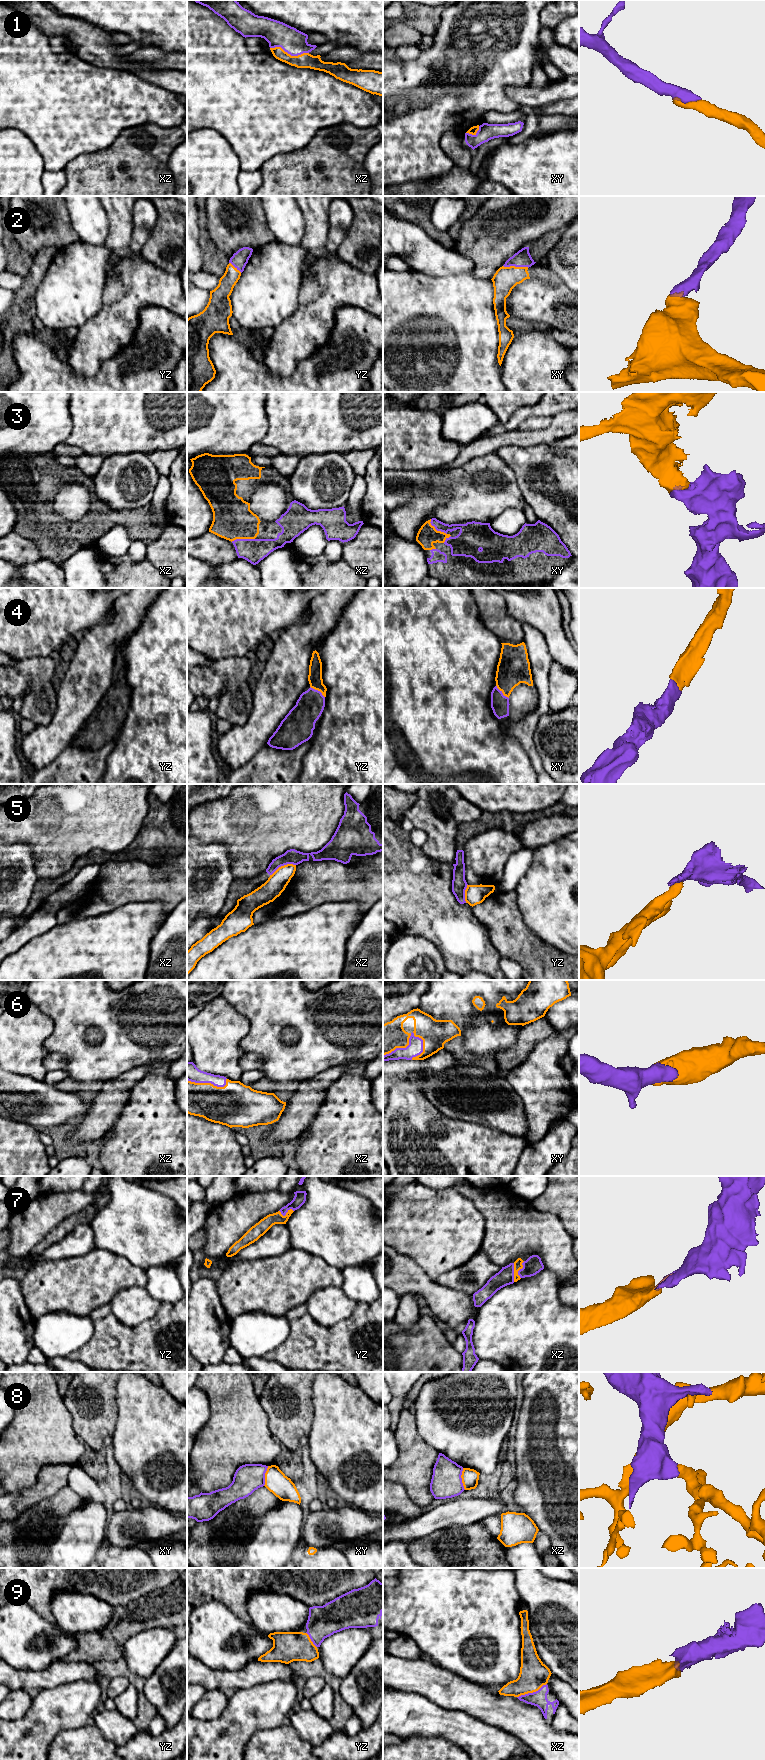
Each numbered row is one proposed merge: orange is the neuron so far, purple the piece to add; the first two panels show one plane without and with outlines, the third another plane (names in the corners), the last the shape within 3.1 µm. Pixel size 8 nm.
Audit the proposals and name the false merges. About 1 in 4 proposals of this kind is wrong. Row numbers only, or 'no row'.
5, 8

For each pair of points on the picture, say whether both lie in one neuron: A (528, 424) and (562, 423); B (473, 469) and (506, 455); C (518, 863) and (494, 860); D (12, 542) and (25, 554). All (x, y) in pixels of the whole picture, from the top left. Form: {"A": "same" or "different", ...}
{"A": "different", "B": "different", "C": "different", "D": "same"}

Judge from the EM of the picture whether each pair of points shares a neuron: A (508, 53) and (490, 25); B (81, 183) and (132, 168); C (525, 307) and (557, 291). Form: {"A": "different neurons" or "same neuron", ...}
{"A": "same neuron", "B": "same neuron", "C": "same neuron"}

